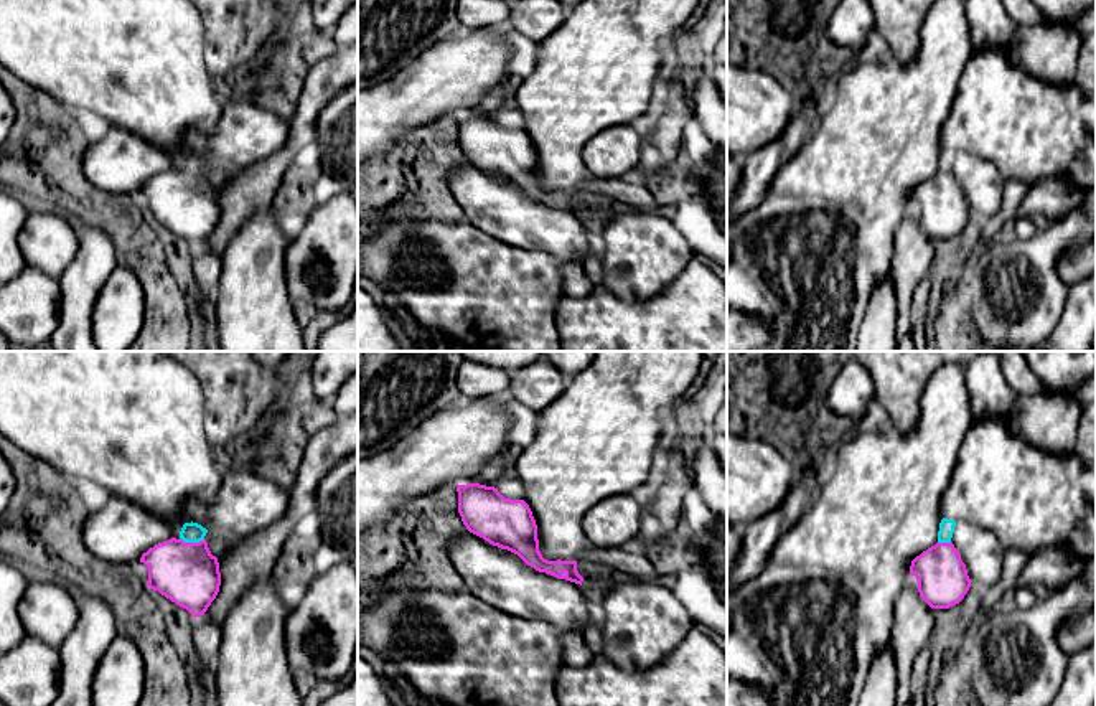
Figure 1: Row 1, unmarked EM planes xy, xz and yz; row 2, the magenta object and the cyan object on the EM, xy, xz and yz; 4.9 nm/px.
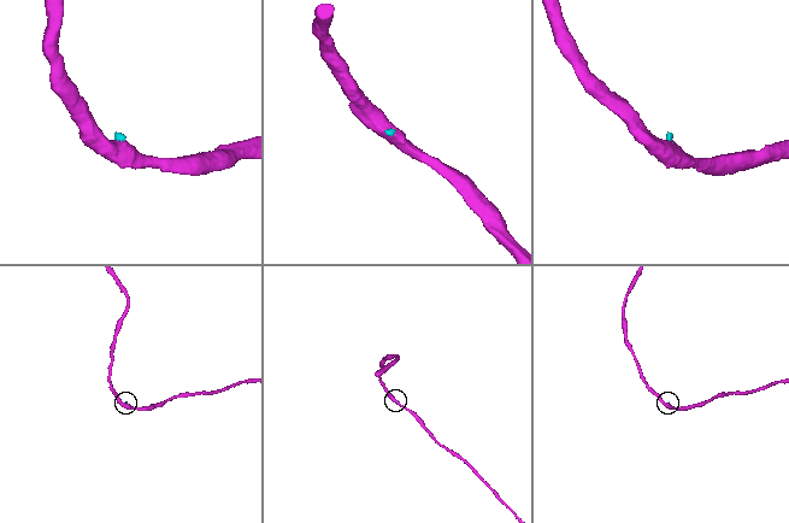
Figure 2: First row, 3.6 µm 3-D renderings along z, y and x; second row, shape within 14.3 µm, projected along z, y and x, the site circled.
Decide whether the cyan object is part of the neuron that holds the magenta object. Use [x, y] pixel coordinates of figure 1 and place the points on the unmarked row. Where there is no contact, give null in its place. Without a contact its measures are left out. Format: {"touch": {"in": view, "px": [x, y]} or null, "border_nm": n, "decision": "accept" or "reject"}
{"touch": {"in": "xy", "px": [192, 174]}, "border_nm": 120, "decision": "accept"}

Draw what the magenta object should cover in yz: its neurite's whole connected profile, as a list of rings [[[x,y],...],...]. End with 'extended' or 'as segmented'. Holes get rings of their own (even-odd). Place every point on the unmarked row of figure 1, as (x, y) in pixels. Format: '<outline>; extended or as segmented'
[[[943,148],[938,173],[911,191],[910,206],[918,211],[920,228],[931,239],[949,239],[967,224],[971,209],[961,185],[951,173],[956,152]]]; extended

